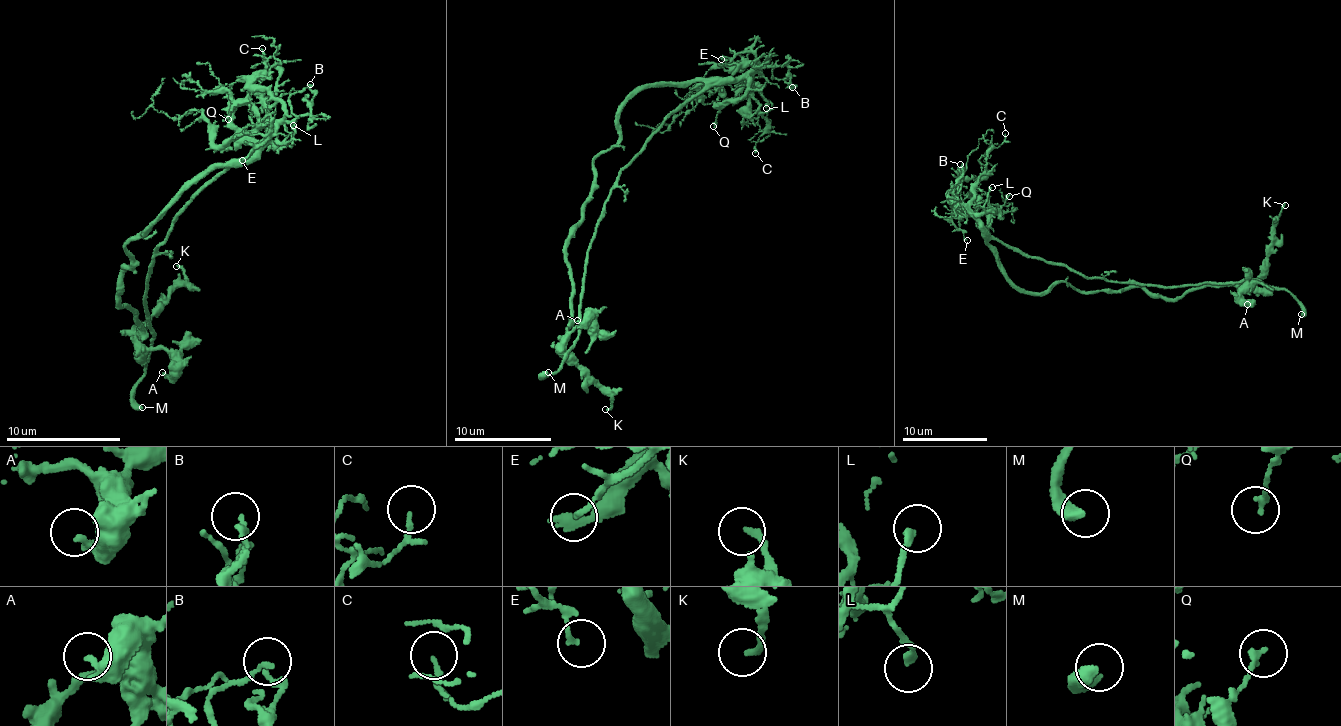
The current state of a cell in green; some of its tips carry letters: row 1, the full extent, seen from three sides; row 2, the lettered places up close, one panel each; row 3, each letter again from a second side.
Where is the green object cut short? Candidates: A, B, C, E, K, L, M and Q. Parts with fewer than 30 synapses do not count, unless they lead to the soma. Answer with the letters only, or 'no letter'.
M

